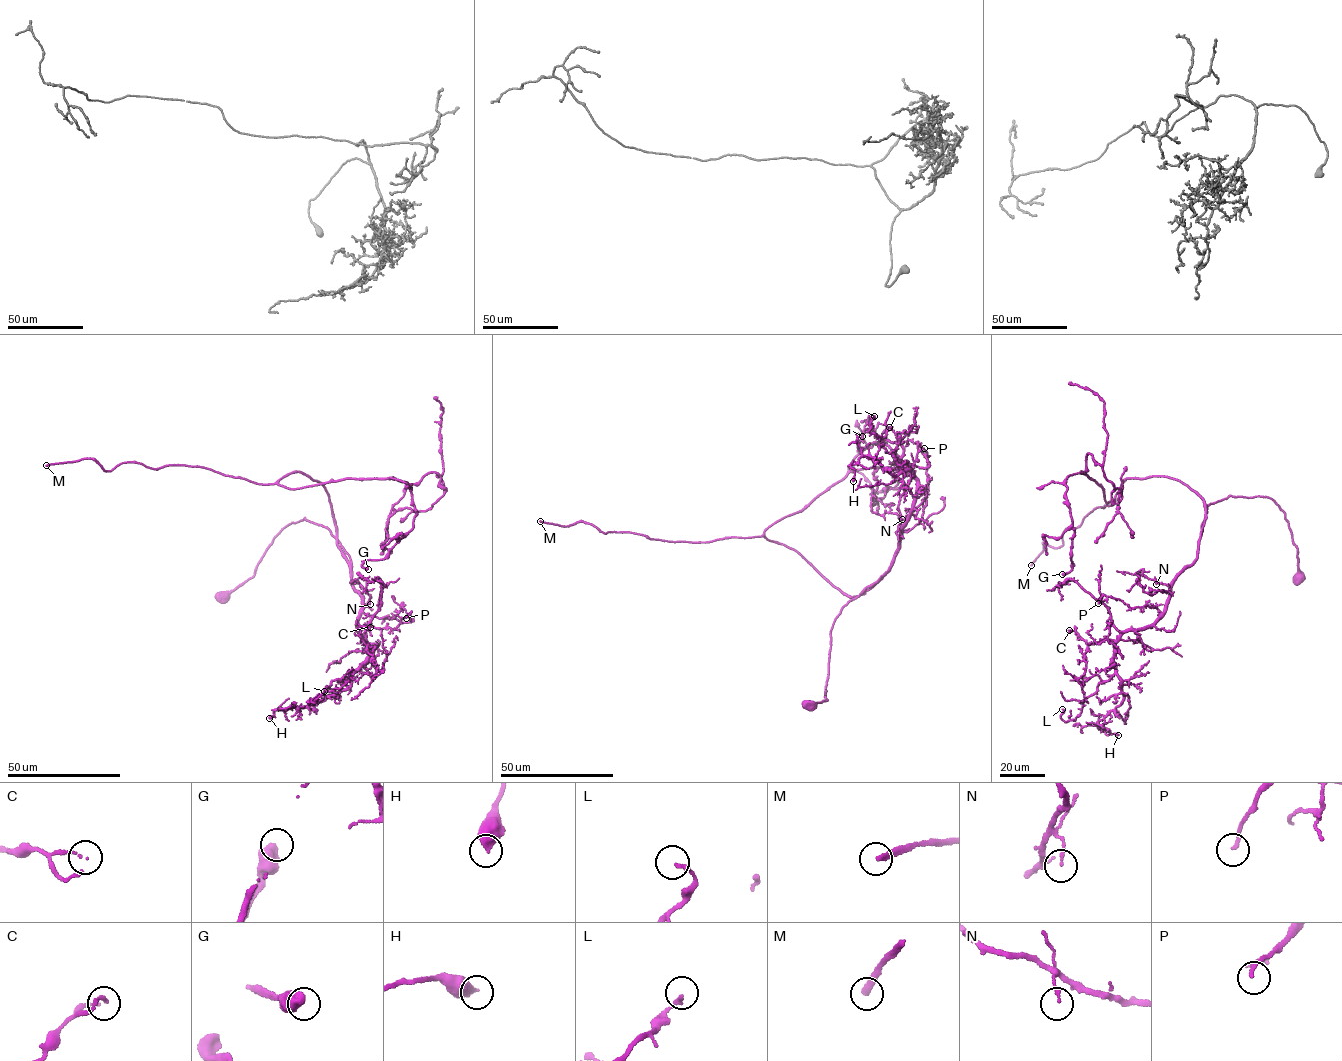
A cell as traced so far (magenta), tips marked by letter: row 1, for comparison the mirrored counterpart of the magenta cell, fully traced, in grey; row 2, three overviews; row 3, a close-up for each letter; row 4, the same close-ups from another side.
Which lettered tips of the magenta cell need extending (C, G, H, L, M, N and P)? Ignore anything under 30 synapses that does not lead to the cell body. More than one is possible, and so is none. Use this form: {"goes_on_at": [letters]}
{"goes_on_at": ["M"]}

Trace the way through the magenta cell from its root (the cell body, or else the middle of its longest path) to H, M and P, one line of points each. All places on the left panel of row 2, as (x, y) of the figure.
H: (220, 596), (305, 518), (330, 530), (350, 568), (371, 653), (346, 688), (269, 718)
M: (220, 596), (292, 522), (336, 536), (319, 482), (127, 461), (104, 471), (89, 458), (46, 465)
P: (220, 596), (305, 518), (348, 562), (359, 631), (406, 618)

